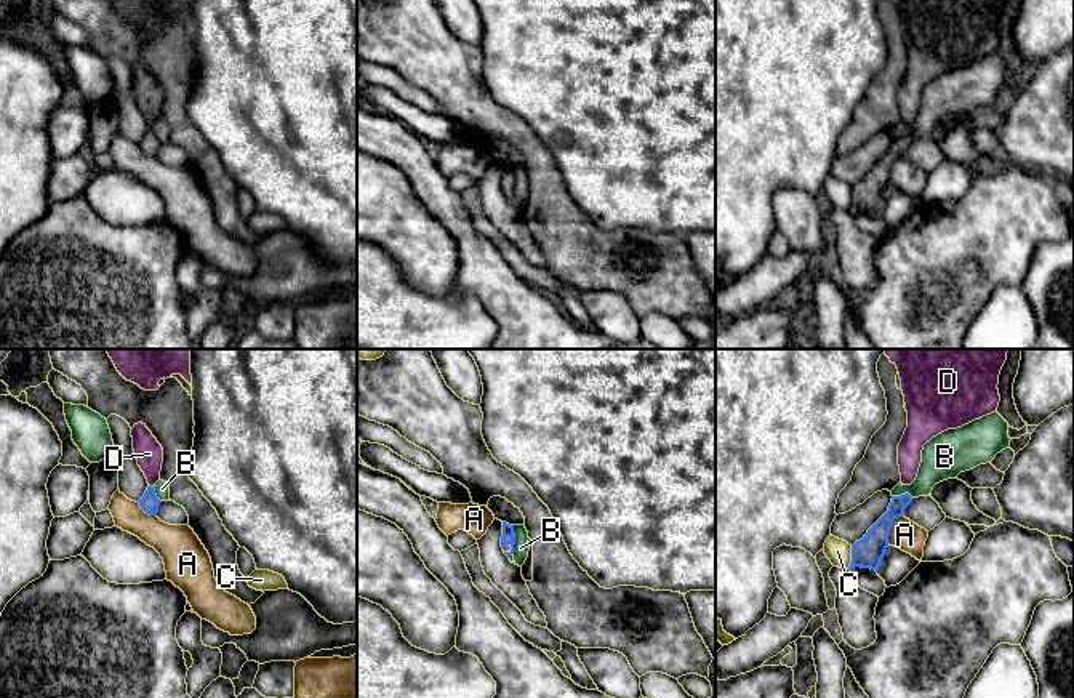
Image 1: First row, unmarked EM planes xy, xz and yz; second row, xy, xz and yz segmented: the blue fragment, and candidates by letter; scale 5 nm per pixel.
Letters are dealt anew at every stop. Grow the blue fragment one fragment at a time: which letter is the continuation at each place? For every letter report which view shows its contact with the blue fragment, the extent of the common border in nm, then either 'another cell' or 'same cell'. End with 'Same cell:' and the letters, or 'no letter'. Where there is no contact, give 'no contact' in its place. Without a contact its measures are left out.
A: yz | 170 nm | another cell
B: xz | 140 nm | another cell
C: yz | 110 nm | another cell
D: xz | 60 nm | same cell
Same cell: D

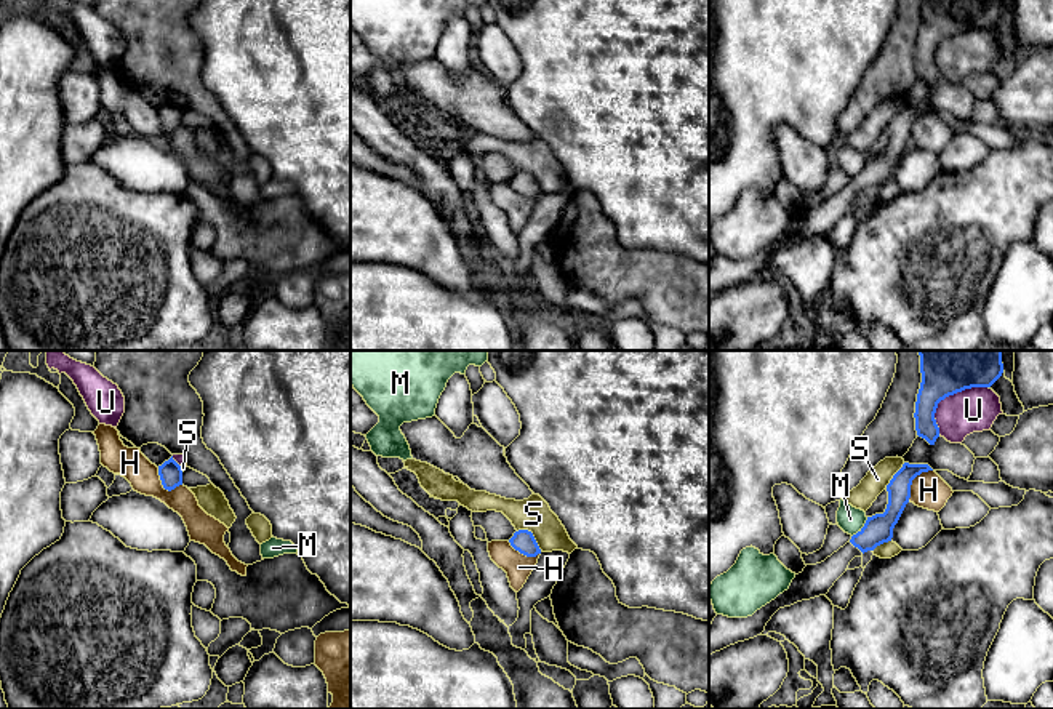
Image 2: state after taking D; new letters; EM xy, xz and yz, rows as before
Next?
H: yz | 200 nm | another cell
M: yz | 130 nm | another cell
S: xz | 160 nm | another cell
U: yz | 360 nm | another cell
Same cell: no letter

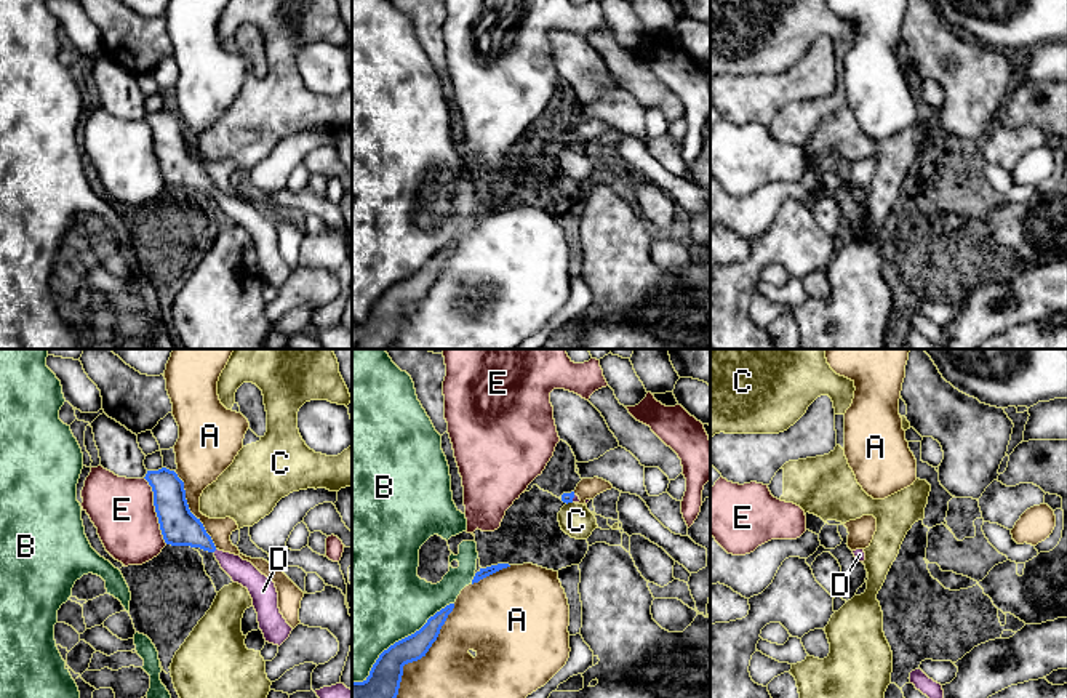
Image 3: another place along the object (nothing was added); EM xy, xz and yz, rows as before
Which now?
A: xz | 600 nm | another cell
B: xz | 650 nm | another cell
C: xz | 40 nm | another cell
D: xz | 40 nm | same cell
E: xy | 360 nm | another cell
Same cell: D

